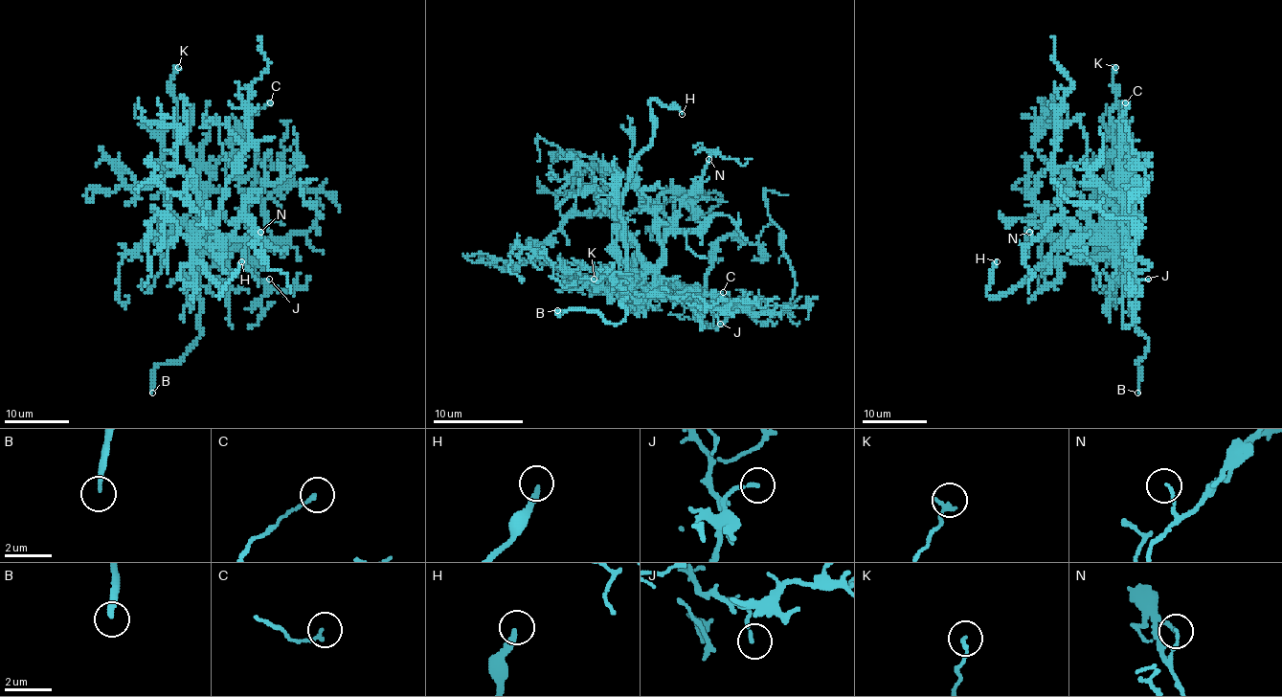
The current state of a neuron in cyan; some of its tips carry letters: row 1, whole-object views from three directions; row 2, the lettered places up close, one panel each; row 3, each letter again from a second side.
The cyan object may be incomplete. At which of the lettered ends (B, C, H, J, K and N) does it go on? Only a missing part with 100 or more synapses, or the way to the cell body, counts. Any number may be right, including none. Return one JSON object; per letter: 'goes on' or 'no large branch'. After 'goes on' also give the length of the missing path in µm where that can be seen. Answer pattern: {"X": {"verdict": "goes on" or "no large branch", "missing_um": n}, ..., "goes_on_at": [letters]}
{"B": {"verdict": "goes on", "missing_um": 45}, "C": {"verdict": "no large branch"}, "H": {"verdict": "goes on", "missing_um": 70}, "J": {"verdict": "no large branch"}, "K": {"verdict": "no large branch"}, "N": {"verdict": "no large branch"}, "goes_on_at": ["B", "H"]}

